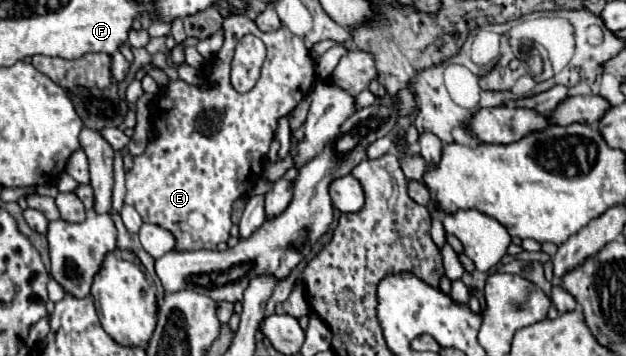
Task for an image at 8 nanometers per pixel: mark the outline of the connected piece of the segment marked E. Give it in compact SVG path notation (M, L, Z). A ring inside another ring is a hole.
M229 16L225 20L225 44L213 58L211 70L205 74L203 86L189 86L183 80L171 80L167 94L155 100L159 106L153 112L153 130L155 136L147 144L147 150L133 158L133 168L127 172L127 196L125 204L133 206L143 222L157 224L177 238L175 250L217 250L219 242L229 240L231 232L231 206L233 200L243 196L261 176L263 162L267 160L269 146L275 138L277 118L291 114L291 110L309 94L315 82L315 64L311 50L305 40L295 36L291 30L281 28L275 32L261 32L255 22L245 16ZM245 34L259 34L263 44L267 46L267 58L261 68L261 78L255 88L245 94L235 92L231 86L231 60L233 46L237 46L237 38Z

